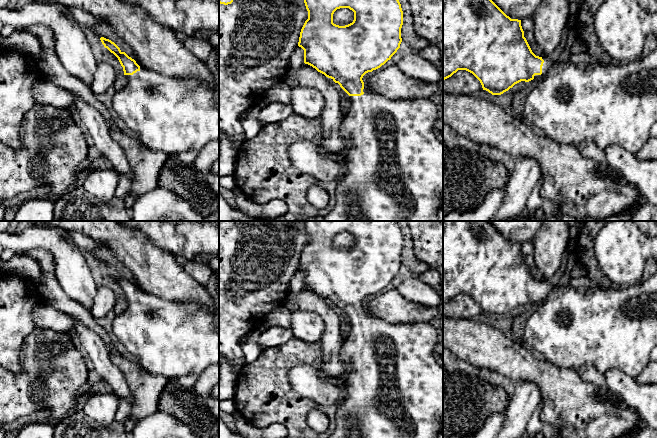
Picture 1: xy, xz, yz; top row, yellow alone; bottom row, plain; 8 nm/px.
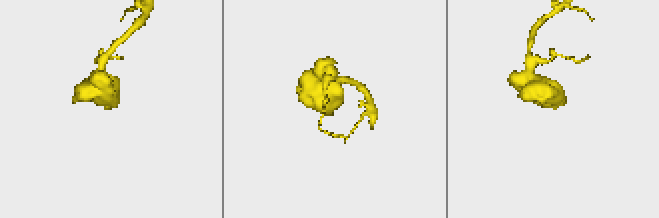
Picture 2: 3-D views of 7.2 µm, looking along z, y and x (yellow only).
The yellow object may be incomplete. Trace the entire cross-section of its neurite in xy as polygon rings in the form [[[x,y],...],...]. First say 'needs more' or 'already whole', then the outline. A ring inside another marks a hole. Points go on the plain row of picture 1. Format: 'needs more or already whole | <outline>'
needs more | [[[104,261],[100,262],[102,268],[107,272],[111,277],[113,277],[119,284],[121,290],[123,291],[124,299],[128,303],[127,309],[115,316],[112,321],[112,331],[115,338],[126,348],[127,351],[132,353],[136,358],[138,364],[148,373],[163,376],[167,379],[175,379],[180,376],[186,375],[199,375],[201,374],[208,366],[212,364],[219,363],[219,325],[216,323],[215,318],[211,315],[208,308],[198,305],[196,303],[182,303],[182,302],[173,302],[158,297],[156,295],[144,292],[137,284],[129,281],[125,276],[122,276],[120,272],[111,264]]]

